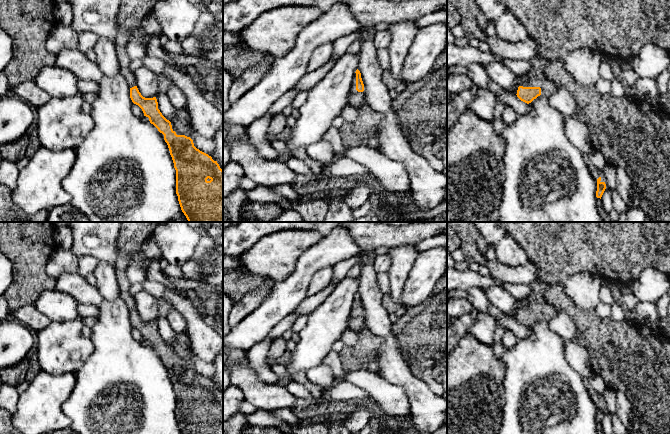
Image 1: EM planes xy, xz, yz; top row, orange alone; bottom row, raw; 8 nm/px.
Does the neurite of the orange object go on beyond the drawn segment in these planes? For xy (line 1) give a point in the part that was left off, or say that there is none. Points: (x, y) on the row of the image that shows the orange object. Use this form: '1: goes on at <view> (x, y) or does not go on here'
1: goes on at xy (131, 13)

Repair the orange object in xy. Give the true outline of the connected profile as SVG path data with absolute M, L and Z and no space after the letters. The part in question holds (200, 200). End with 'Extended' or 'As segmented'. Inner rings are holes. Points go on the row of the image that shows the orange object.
M120 0L117 16L120 31L114 41L120 65L120 74L128 83L132 102L142 109L144 116L148 117L150 123L164 135L164 140L168 145L176 170L176 194L181 210L188 222L223 222L223 170L211 156L197 149L190 137L176 134L172 129L171 122L158 109L156 97L145 98L141 95L136 86L135 75L129 68L131 59L124 50L125 45L130 41L129 33L133 29L140 27L142 20L152 14L157 1Z. Extended

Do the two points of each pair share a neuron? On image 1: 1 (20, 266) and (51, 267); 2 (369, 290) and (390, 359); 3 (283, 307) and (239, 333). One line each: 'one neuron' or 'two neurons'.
1: two neurons
2: one neuron
3: one neuron

